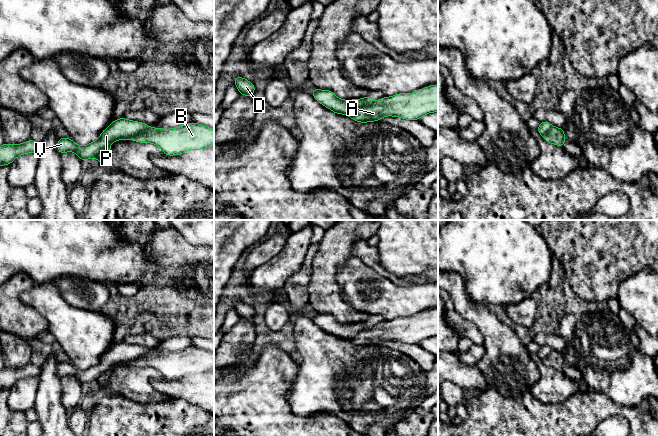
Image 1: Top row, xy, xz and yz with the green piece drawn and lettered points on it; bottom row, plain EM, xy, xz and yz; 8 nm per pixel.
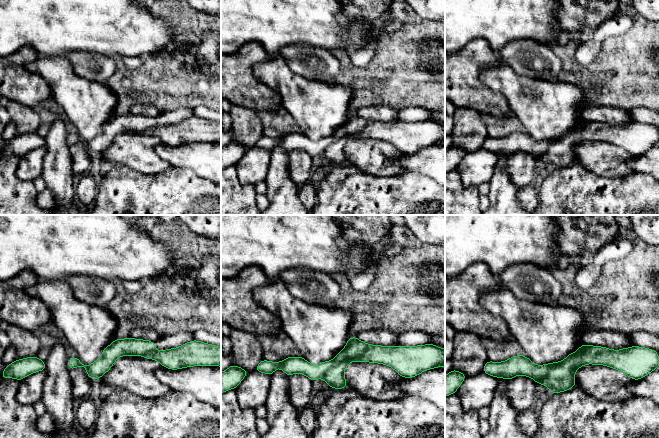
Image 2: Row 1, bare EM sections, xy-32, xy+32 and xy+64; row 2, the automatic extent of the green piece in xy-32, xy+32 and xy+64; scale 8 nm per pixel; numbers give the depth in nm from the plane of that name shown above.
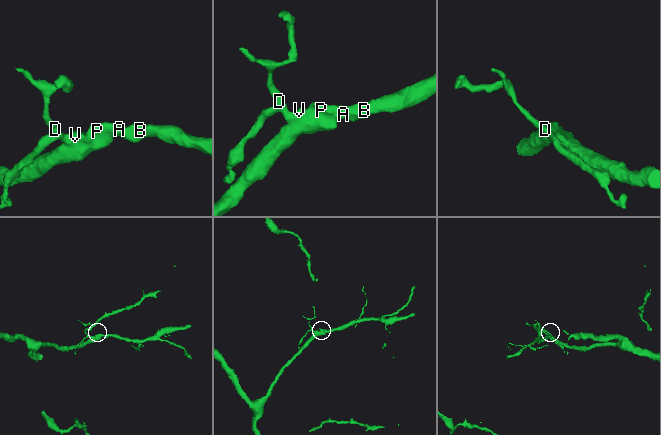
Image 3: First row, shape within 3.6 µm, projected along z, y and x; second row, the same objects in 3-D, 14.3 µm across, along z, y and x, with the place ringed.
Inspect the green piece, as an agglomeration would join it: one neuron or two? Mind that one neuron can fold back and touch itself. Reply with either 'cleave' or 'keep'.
cleave

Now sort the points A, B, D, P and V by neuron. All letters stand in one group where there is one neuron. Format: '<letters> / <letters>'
A B / D P V

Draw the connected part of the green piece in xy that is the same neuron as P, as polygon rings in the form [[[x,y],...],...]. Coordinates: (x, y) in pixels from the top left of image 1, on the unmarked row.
[[[123,341],[114,344],[101,356],[100,361],[97,364],[88,369],[78,369],[71,362],[58,362],[57,373],[60,378],[74,376],[82,385],[84,385],[96,382],[99,376],[111,367],[118,364],[130,364],[147,352],[148,349],[146,347],[128,344]]]

